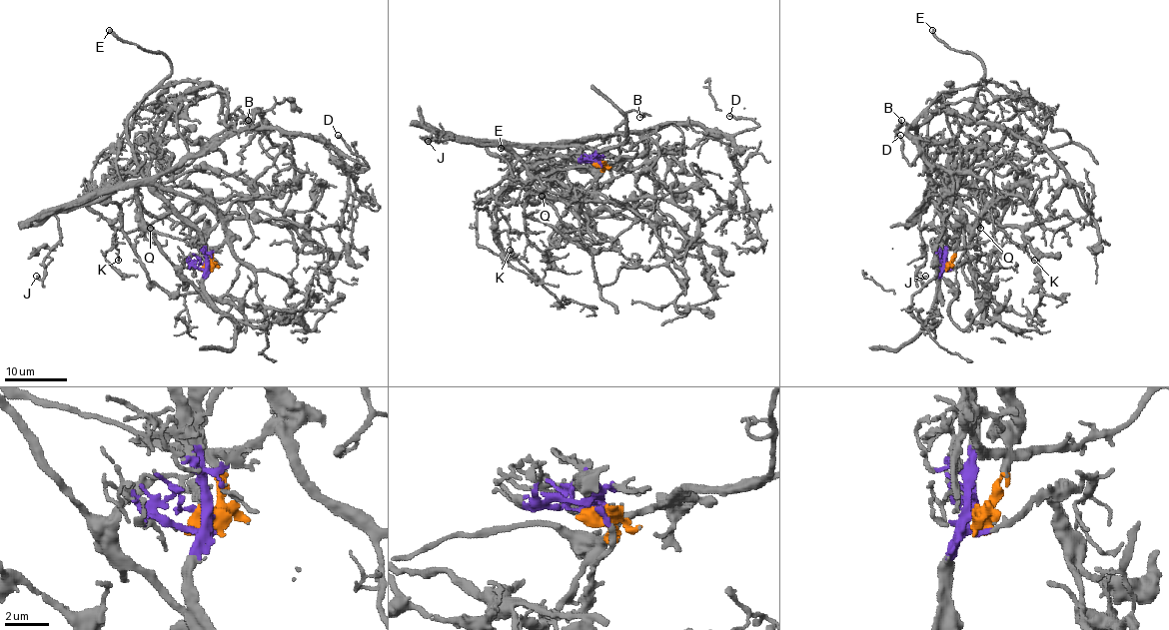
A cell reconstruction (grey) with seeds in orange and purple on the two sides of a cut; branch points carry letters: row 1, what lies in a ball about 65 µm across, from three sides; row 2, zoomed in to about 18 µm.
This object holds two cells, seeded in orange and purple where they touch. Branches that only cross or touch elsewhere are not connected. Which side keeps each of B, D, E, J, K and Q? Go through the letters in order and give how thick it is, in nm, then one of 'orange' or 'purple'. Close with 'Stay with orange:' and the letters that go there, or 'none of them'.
B: 170 nm | purple
D: 190 nm | orange
E: 200 nm | purple
J: 240 nm | orange
K: 130 nm | orange
Q: 120 nm | orange
Stay with orange: D, J, K, Q

